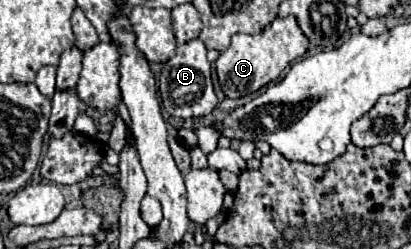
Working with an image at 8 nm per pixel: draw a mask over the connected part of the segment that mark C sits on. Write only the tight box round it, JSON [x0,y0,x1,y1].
[215,16,307,98]

